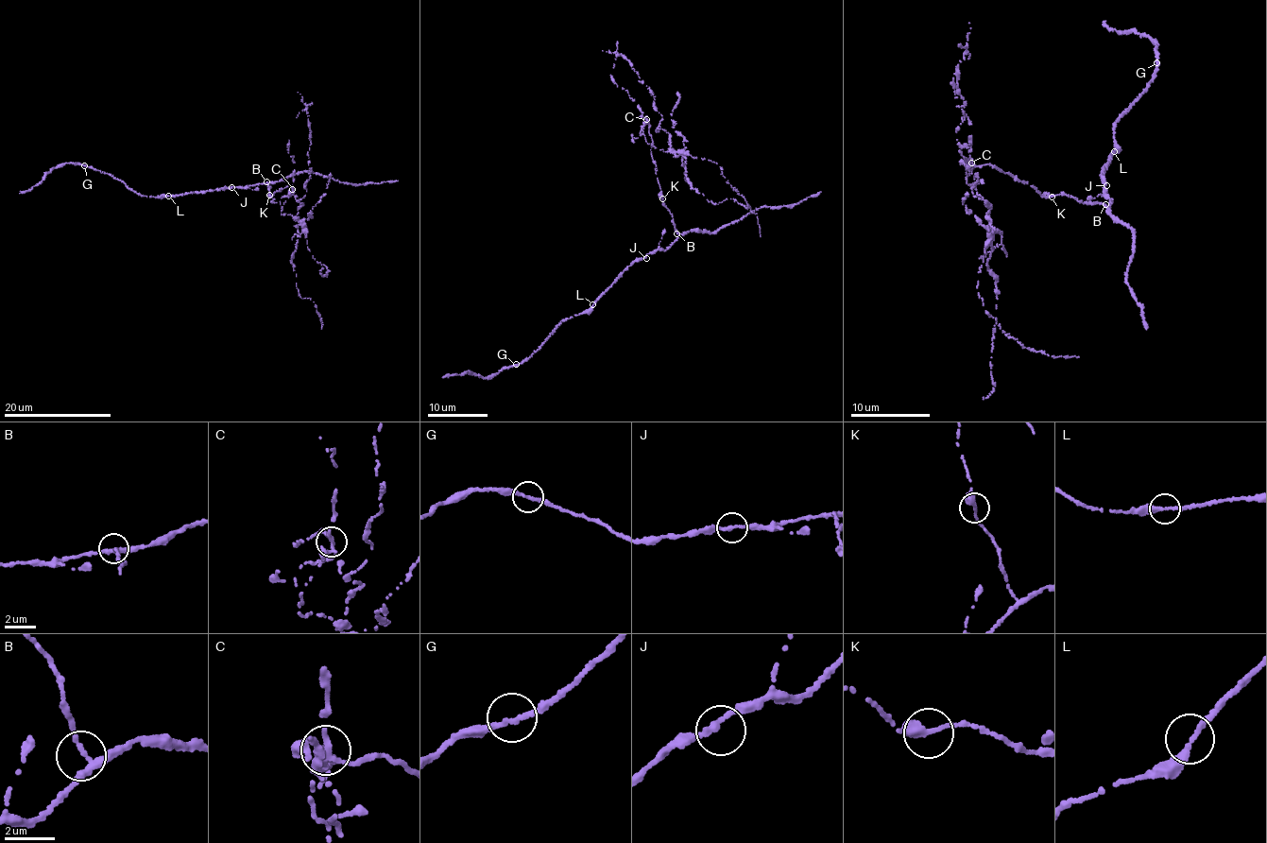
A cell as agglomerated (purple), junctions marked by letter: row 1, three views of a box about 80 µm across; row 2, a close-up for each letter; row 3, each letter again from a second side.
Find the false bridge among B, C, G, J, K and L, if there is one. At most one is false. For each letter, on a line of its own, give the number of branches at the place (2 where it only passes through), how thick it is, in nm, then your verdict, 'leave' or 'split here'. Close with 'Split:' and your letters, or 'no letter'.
B: 3 | 220 nm | leave
C: 3 | 200 nm | split here
G: 2 | 240 nm | leave
J: 2 | 240 nm | leave
K: 1 | 460 nm | leave
L: 2 | 240 nm | leave
Split: C

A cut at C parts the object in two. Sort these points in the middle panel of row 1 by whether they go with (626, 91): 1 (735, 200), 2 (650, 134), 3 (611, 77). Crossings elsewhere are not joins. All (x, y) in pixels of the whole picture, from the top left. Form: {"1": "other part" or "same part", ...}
{"1": "other part", "2": "same part", "3": "same part"}

